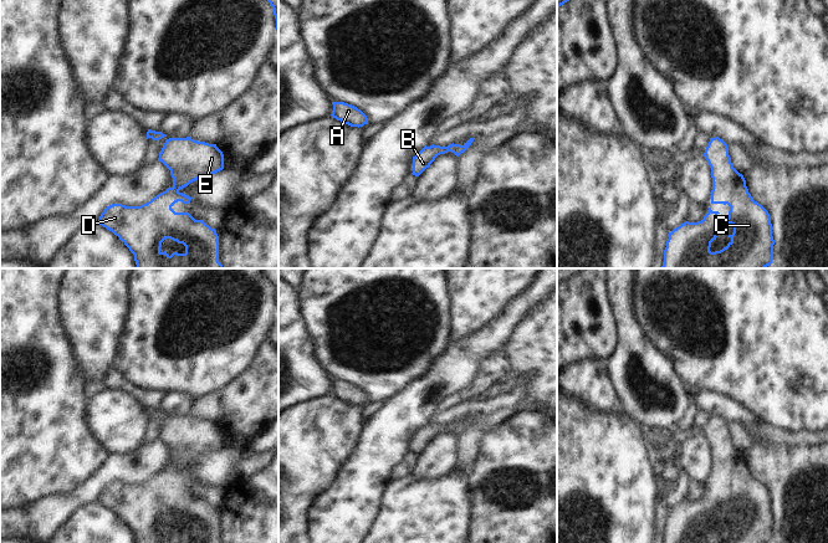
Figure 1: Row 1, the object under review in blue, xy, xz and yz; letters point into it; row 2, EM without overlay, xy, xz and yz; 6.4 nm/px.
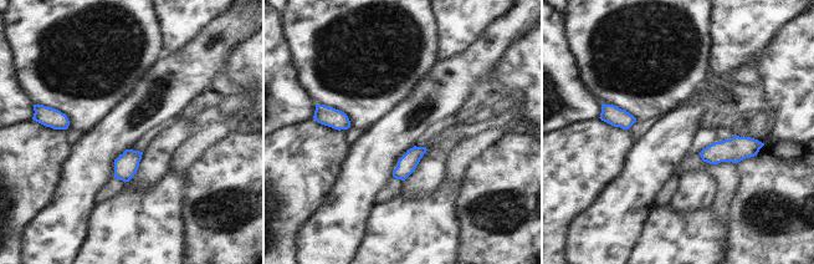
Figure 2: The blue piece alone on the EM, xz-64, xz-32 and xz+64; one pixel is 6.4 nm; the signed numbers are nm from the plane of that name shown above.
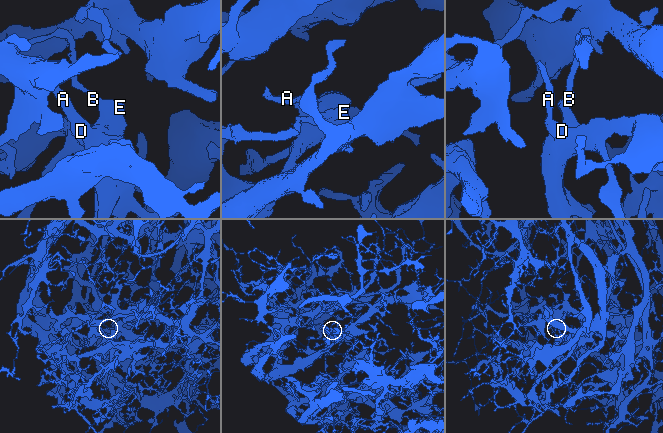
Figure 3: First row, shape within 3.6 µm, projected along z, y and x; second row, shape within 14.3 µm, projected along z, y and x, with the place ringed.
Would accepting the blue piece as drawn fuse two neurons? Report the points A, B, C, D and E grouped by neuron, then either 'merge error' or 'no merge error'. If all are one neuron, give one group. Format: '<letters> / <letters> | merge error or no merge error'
A B C D E | no merge error

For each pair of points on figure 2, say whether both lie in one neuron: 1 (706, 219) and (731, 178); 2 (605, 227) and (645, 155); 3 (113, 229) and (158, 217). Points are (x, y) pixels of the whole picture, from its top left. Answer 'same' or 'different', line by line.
1: different
2: same
3: same

